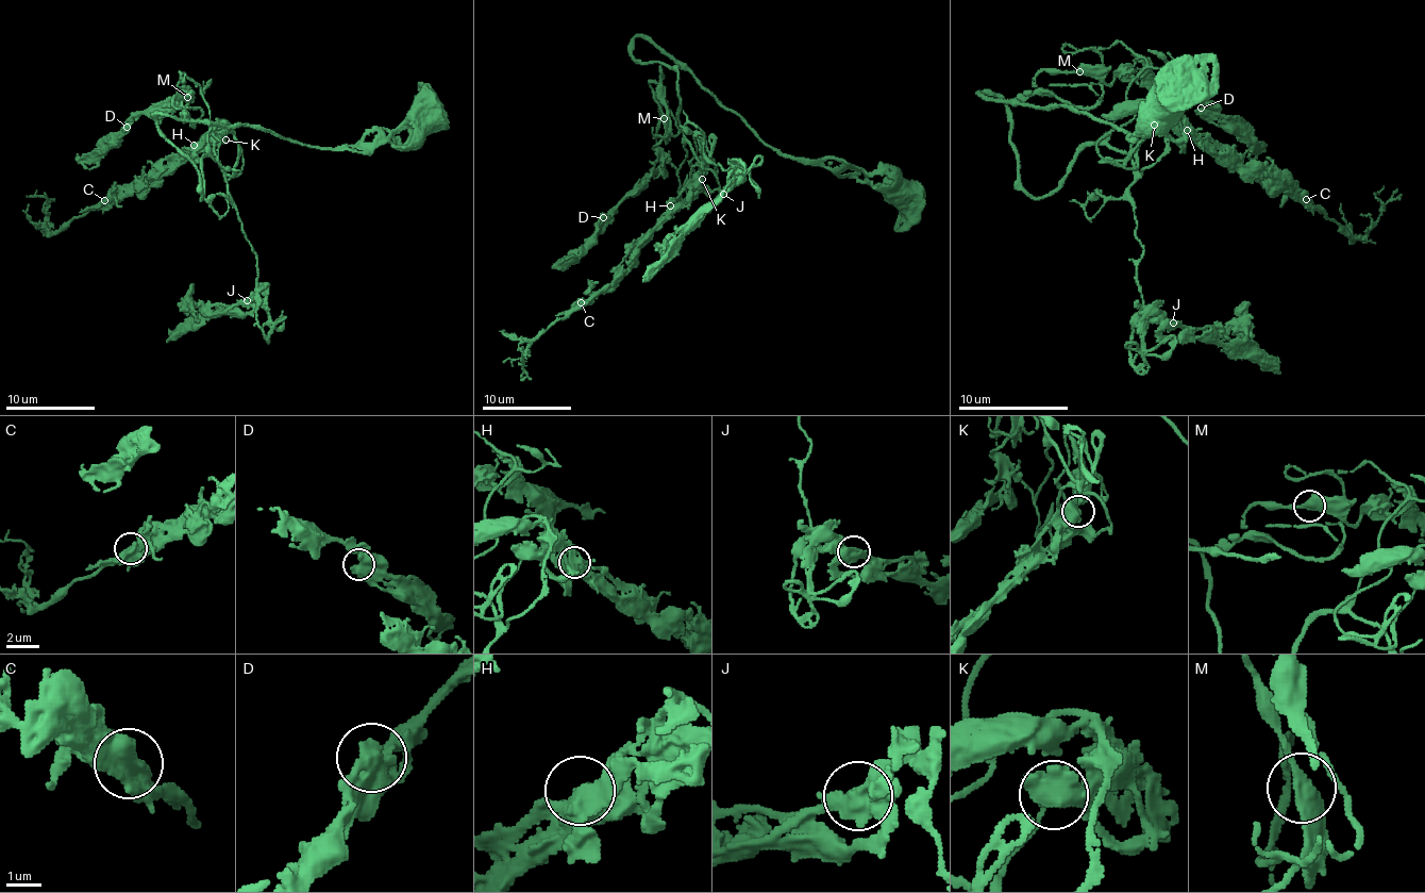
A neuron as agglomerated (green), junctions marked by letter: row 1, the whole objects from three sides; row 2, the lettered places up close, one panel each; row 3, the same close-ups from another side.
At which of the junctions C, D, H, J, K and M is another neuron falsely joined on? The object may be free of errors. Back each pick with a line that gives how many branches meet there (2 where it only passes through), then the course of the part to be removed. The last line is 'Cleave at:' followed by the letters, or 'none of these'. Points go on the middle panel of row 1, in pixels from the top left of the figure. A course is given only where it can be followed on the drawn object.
Cleave at: none of these

